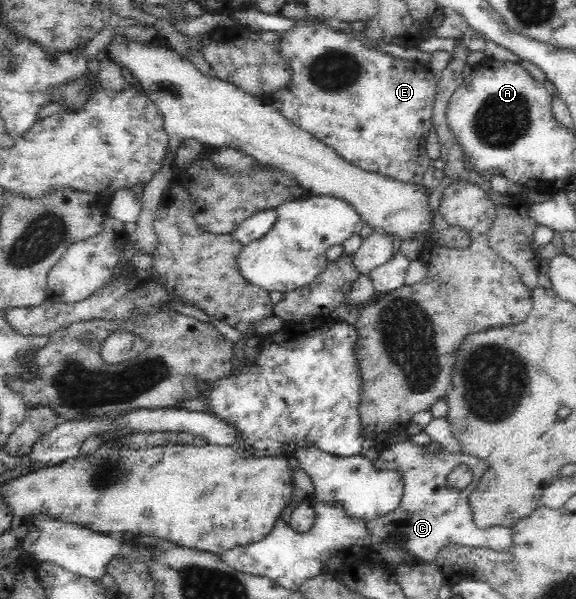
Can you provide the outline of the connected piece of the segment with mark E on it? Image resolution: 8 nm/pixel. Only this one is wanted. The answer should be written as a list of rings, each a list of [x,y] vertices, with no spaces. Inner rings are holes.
[[[305,17],[301,21],[295,21],[295,26],[289,32],[282,33],[278,44],[275,45],[278,47],[278,54],[281,54],[282,58],[285,58],[286,62],[289,63],[291,77],[287,88],[283,88],[279,92],[272,94],[274,101],[272,108],[275,108],[287,121],[296,125],[300,130],[309,132],[317,140],[333,148],[336,154],[341,156],[341,159],[347,163],[353,164],[363,171],[379,173],[381,176],[388,176],[393,180],[398,180],[405,184],[421,185],[423,176],[425,176],[430,165],[434,162],[427,154],[425,143],[432,129],[432,114],[437,98],[438,76],[432,74],[426,63],[418,63],[417,61],[394,57],[381,49],[380,46],[377,46],[377,44],[365,44],[353,32],[349,32],[347,35],[341,30],[334,30],[329,26],[319,25],[315,23],[315,20],[317,19]]]

